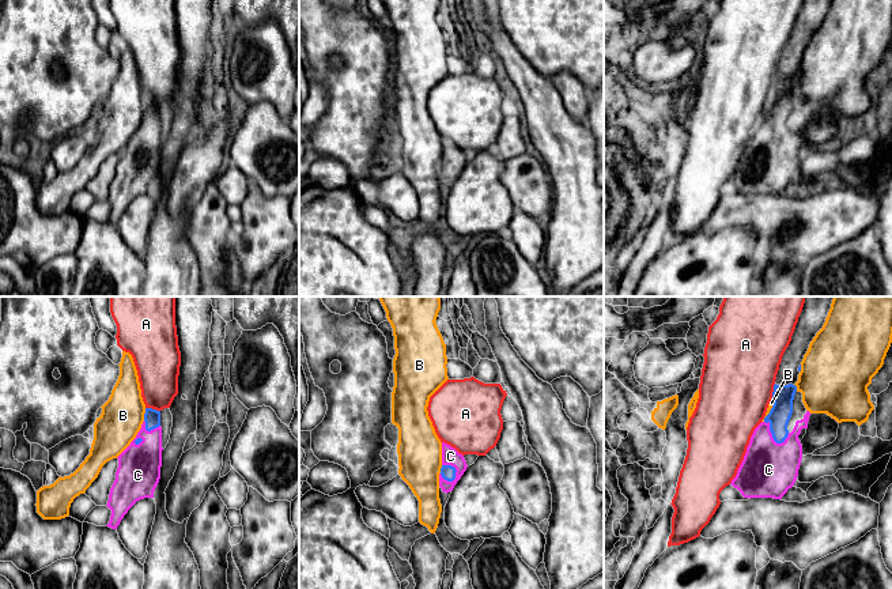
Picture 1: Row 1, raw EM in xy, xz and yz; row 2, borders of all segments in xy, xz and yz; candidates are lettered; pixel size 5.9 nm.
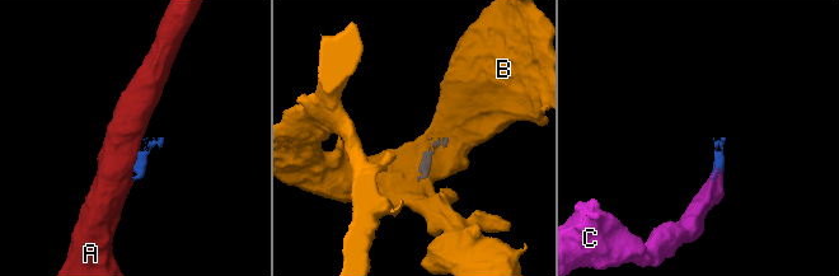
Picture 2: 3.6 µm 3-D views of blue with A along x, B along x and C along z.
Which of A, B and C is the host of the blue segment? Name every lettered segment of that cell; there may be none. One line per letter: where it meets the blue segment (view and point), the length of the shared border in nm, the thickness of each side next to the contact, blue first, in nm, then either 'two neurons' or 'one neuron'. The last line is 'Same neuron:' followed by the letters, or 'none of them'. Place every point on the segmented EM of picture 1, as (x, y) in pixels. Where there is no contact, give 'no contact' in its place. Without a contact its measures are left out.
A: contact yz (773, 392); length 100 nm; calibres 130 and 440 nm; two neurons
B: contact xy (144, 415); length 80 nm; calibres 100 and 260 nm; two neurons
C: contact yz (773, 435); length 180 nm; calibres 130 and 320 nm; one neuron
Same neuron: C

